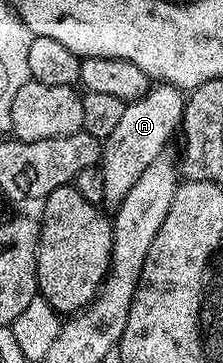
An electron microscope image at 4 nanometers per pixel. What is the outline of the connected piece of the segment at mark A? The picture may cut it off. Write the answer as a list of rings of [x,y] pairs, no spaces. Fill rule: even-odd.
[[[166,84],[152,85],[145,96],[124,105],[121,121],[101,146],[104,203],[117,204],[122,200],[129,188],[137,184],[137,176],[141,176],[141,172],[145,172],[145,168],[149,168],[149,164],[153,164],[153,160],[157,160],[157,156],[168,149],[167,141],[174,134],[176,137],[177,131],[182,127],[184,105],[184,91]]]

